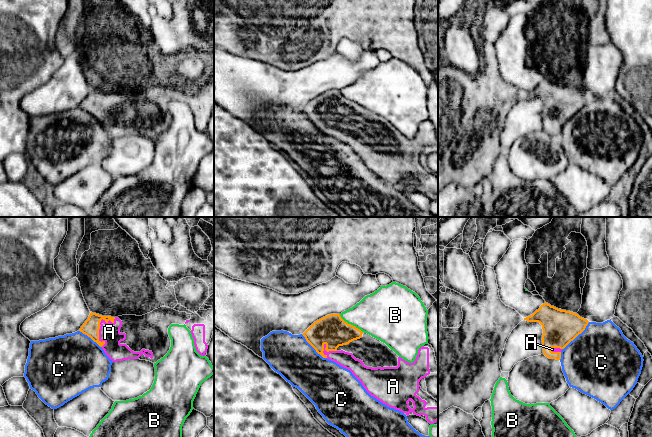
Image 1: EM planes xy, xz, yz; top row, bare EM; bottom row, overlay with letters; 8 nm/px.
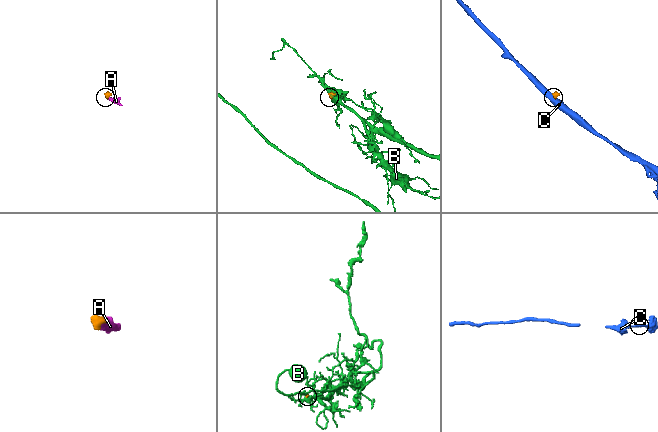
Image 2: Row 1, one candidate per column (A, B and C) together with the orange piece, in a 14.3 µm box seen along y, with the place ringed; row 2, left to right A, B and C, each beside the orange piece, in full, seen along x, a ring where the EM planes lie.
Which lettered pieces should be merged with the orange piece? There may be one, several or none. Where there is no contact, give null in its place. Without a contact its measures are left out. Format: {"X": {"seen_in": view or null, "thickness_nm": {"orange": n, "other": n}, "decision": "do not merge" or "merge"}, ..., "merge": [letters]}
{"A": {"seen_in": "xy", "thickness_nm": {"orange": 130, "other": 160}, "decision": "merge"}, "B": {"seen_in": "xz", "thickness_nm": {"orange": 240, "other": 360}, "decision": "do not merge"}, "C": {"seen_in": "yz", "thickness_nm": {"orange": 280, "other": 500}, "decision": "do not merge"}, "merge": ["A"]}

